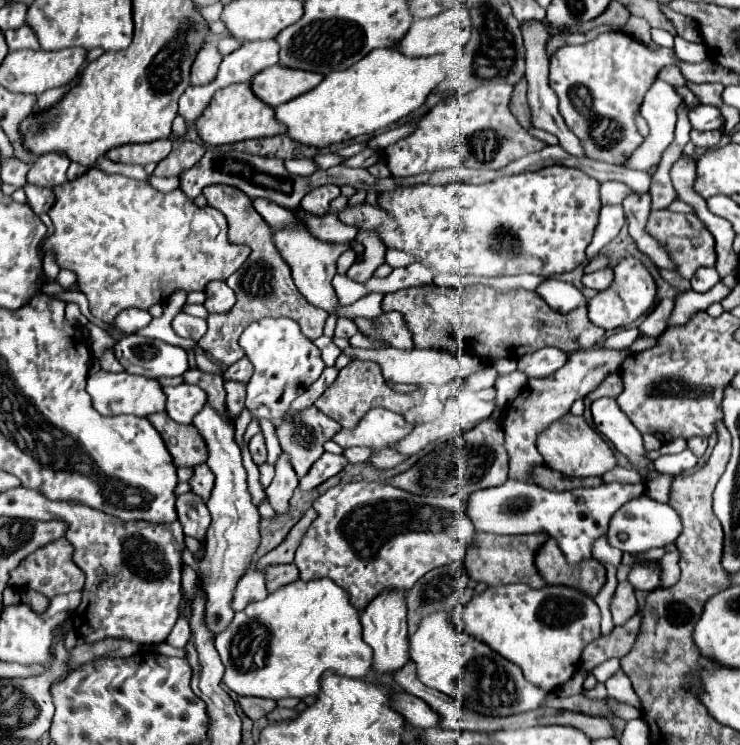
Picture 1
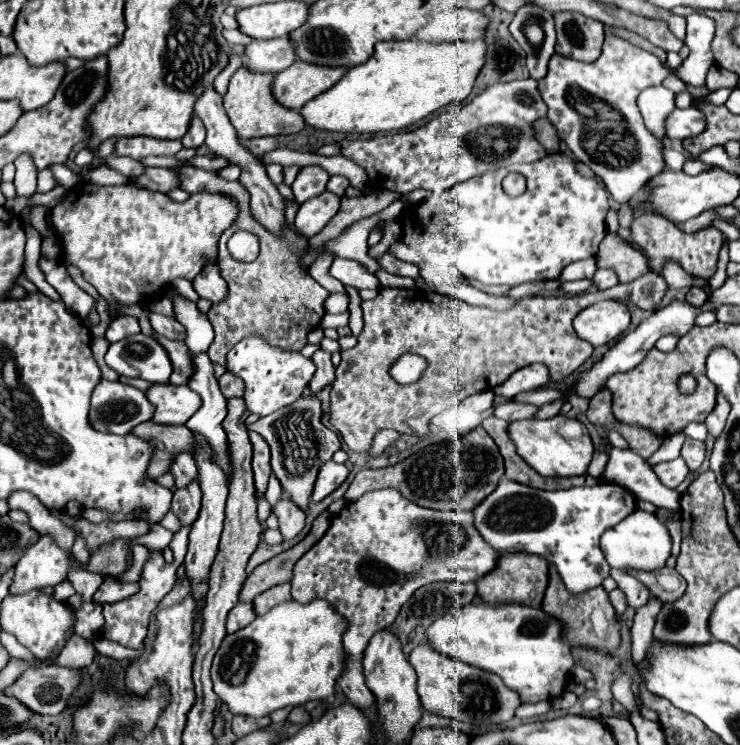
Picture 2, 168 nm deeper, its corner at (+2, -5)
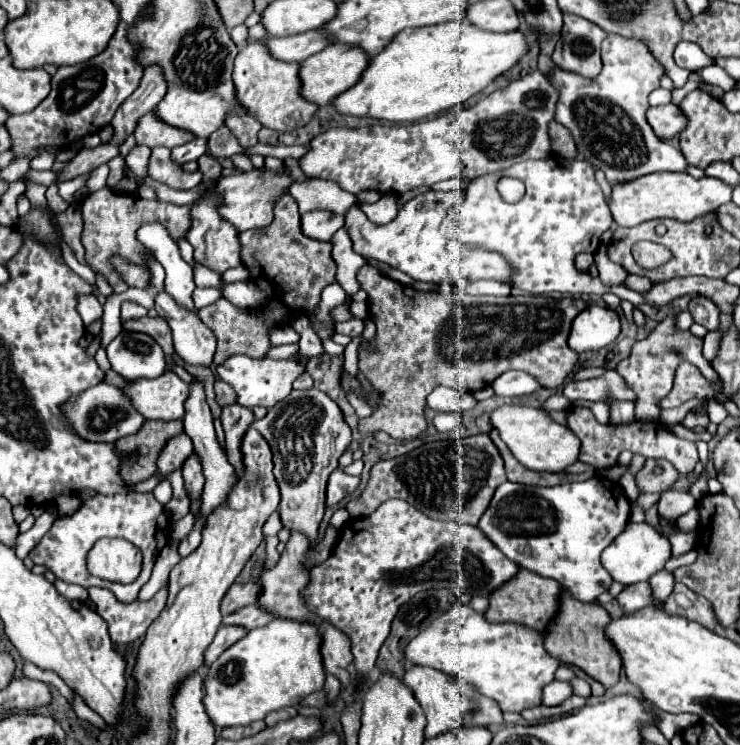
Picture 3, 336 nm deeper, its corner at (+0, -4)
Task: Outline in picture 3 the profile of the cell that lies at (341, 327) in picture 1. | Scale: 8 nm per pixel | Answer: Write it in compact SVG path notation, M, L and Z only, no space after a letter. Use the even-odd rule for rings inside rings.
M352 318L348 322L340 322L340 324L336 324L336 332L348 334L350 338L358 338L364 332L364 322L360 318Z

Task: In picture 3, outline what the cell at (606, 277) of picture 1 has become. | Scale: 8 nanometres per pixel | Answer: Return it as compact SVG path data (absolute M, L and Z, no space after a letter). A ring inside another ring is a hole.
M600 248L600 250L594 254L594 262L596 262L596 266L598 266L602 284L606 284L606 286L618 286L618 284L624 284L628 272L622 270L622 266L610 262L610 258L606 256L606 250L604 250L604 248Z

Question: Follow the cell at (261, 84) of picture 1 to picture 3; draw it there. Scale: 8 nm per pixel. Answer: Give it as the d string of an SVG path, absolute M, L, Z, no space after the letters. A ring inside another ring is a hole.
M350 44L328 46L326 50L310 56L302 62L302 68L300 68L302 96L318 106L330 104L338 94L346 92L348 88L352 88L360 80L362 72L368 68L368 62L370 62L370 56L362 48L356 48Z

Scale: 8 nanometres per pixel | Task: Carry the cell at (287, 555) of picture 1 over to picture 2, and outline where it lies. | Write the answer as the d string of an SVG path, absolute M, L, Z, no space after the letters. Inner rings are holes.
M322 511L316 519L314 519L314 525L310 529L310 533L300 541L296 543L296 547L272 557L270 561L258 565L250 575L248 579L244 581L242 585L242 591L240 591L240 599L254 599L256 595L260 595L262 591L278 585L278 583L286 583L292 579L292 567L294 563L326 533L326 527L330 525L330 513L328 511Z

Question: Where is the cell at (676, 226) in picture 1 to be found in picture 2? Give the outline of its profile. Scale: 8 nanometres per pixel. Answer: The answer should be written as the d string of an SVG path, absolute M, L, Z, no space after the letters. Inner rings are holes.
M644 215L644 217L634 219L632 237L634 237L634 243L650 257L650 263L654 267L662 265L662 261L666 261L666 259L674 259L686 269L686 273L690 273L694 277L702 277L702 279L710 279L714 275L718 251L724 241L724 235L714 227L706 227L696 233L684 233L672 221L668 221L660 215Z

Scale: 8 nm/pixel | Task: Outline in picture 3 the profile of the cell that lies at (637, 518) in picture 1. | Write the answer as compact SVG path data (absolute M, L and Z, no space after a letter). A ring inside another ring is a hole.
M646 522L642 524L630 524L624 528L624 532L602 552L602 566L608 570L614 582L620 582L622 586L630 586L642 580L648 580L656 572L660 572L670 558L670 542L666 536L658 534L652 526Z

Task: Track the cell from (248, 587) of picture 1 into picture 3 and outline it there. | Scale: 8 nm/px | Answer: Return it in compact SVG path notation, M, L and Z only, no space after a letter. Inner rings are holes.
M220 626L218 634L214 636L214 642L208 646L204 654L204 668L210 668L210 664L234 642L242 640L246 636L246 630L240 626Z

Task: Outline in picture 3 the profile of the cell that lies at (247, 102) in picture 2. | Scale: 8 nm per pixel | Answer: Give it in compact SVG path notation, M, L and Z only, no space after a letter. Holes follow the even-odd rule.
M248 42L246 48L242 48L236 56L234 64L234 84L238 102L254 114L262 126L274 128L278 132L290 132L300 126L300 114L302 114L302 126L312 118L316 112L316 104L308 102L300 94L300 64L298 62L282 62L268 54L264 44Z

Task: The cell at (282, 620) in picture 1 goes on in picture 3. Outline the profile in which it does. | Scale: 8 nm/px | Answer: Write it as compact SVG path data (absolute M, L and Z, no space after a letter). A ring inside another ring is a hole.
M272 620L270 624L250 630L240 642L230 646L220 658L210 666L204 680L204 706L216 728L228 726L248 726L254 720L262 720L268 712L280 710L286 706L298 706L304 696L324 688L324 666L320 656L320 634L312 624L294 622L294 620Z

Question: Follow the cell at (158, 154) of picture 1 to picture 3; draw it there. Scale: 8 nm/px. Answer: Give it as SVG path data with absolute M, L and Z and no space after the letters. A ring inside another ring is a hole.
M154 112L146 114L138 122L134 136L136 136L138 144L146 144L150 148L154 148L154 146L174 148L174 146L186 144L194 138L194 134L188 134L188 130L178 130L176 126L166 126L166 122L162 122Z

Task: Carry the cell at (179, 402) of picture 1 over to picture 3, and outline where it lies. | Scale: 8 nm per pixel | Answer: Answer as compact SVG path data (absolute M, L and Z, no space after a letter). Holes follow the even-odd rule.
M166 370L154 380L130 380L122 388L122 394L130 398L134 410L146 420L180 420L184 414L184 400L188 398L188 384Z

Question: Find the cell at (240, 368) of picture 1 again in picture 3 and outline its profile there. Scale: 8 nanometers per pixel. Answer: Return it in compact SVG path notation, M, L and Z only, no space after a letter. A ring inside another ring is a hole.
M216 380L216 382L214 382L214 392L216 392L216 402L218 402L220 406L230 406L230 404L236 402L234 390L232 390L226 382L222 382L222 380Z

